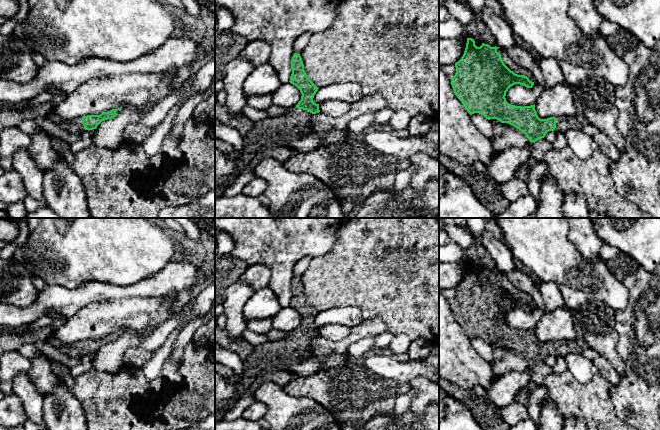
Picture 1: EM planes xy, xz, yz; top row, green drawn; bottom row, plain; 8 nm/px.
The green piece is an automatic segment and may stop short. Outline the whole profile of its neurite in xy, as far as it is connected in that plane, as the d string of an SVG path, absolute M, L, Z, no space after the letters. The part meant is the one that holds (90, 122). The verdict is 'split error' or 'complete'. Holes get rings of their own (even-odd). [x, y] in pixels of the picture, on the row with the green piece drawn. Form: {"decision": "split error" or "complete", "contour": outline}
{"decision": "split error", "contour": "M52 109L45 117L59 125L62 129L70 133L78 134L84 132L85 130L96 129L102 121L116 117L120 111L120 109L112 109L110 111L103 112L100 115L87 115L63 121L56 115L54 109Z"}

